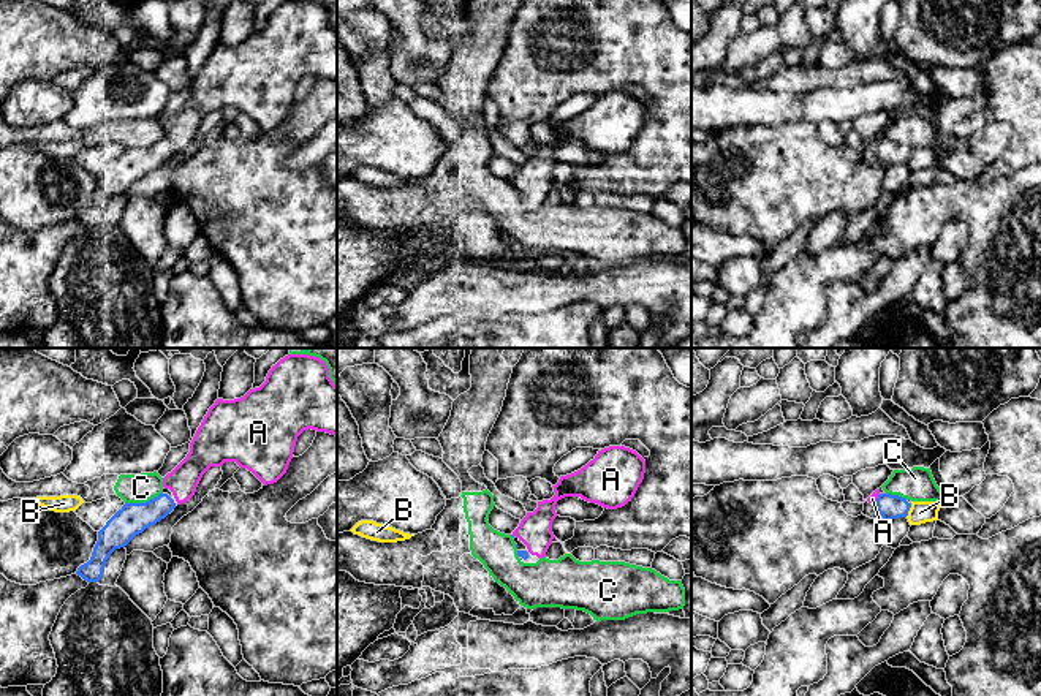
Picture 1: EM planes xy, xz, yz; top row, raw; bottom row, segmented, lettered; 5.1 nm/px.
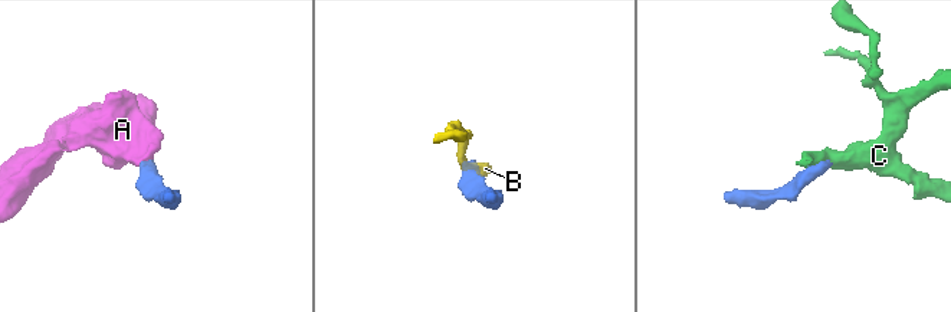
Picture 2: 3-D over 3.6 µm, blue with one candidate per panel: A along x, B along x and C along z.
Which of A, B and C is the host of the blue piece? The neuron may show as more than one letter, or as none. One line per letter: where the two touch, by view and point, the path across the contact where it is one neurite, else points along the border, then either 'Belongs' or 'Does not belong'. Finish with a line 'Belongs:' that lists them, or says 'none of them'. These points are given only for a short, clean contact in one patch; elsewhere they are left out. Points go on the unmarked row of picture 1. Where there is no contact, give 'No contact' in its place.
A: Touches blue at yz (877, 144). Path across: yz (891, 152), (877, 144), (872, 144). Belongs
B: Touches blue at yz (908, 155). Does not belong
C: Touches blue at xy (143, 149). Boundary: xy (162, 136), (144, 147), (125, 149). Does not belong
Belongs: A

